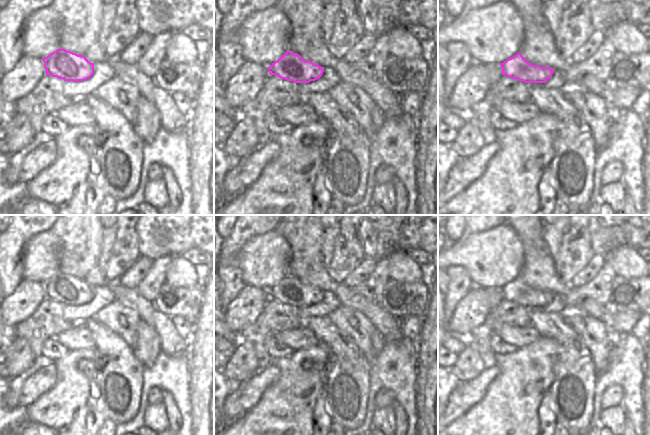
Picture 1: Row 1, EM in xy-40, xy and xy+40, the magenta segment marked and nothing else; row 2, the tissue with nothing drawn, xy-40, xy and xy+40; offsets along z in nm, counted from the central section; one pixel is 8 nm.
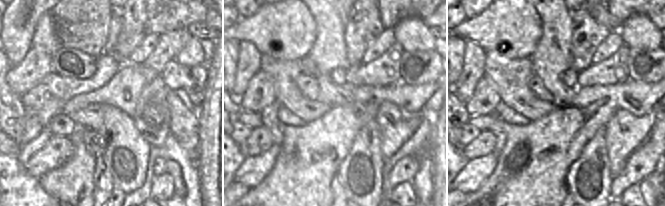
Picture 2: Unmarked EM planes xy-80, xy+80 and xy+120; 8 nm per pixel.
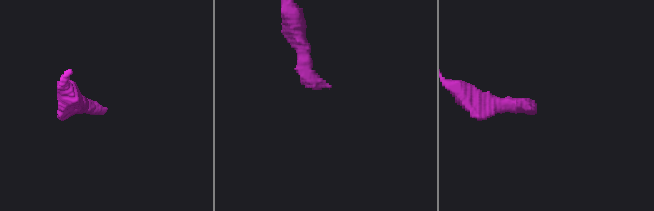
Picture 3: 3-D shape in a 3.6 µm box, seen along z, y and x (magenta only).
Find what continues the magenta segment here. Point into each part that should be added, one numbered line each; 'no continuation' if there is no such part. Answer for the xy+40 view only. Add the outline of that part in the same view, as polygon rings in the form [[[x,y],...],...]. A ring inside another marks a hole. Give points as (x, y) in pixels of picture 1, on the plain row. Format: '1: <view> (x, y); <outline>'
1: xy+40 (557, 303); [[[554,294],[552,300],[542,310],[545,313],[560,313],[566,306],[561,295]]]

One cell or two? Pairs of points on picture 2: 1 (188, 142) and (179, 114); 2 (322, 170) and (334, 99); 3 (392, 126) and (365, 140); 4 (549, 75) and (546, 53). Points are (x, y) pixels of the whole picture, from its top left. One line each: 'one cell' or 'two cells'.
1: one cell
2: two cells
3: two cells
4: one cell

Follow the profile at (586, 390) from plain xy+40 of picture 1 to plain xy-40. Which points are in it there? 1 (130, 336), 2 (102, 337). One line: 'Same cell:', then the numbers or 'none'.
Same cell: 2

